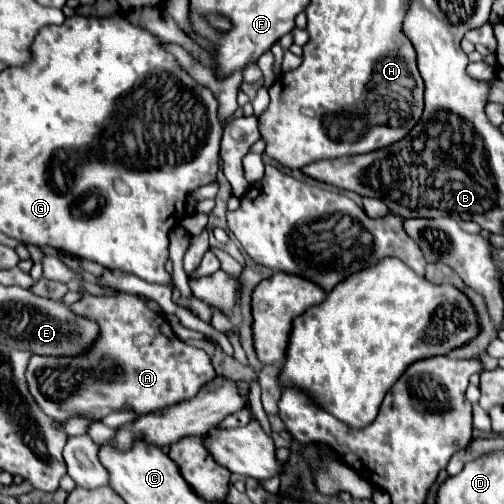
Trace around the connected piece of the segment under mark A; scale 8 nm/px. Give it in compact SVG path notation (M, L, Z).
M79 290L81 300L71 304L71 312L97 322L97 340L81 356L31 356L27 368L29 392L41 410L55 420L69 416L89 416L101 420L109 412L129 410L149 414L181 400L191 400L207 380L217 374L209 356L173 336L163 314L151 312L139 296L115 294L93 296Z

